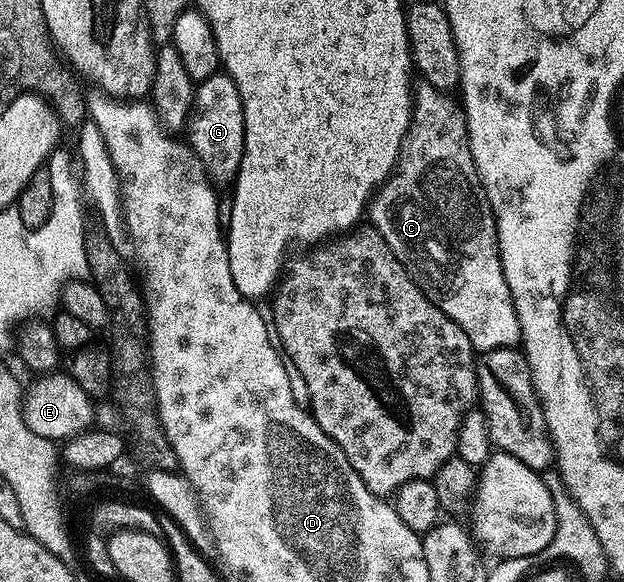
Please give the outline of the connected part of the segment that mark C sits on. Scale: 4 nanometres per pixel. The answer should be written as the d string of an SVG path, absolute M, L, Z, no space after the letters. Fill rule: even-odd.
M424 80L418 81L418 83L418 86L416 83L415 89L412 91L413 113L409 120L409 131L405 133L405 139L401 142L401 151L397 157L397 162L393 165L392 172L377 187L371 201L368 203L368 221L381 233L383 240L387 240L391 252L395 252L395 256L401 261L405 271L413 277L417 287L427 296L427 300L431 300L431 304L435 304L444 314L451 316L451 320L455 320L455 324L459 324L459 328L463 328L463 332L467 332L467 340L471 340L474 351L484 352L486 350L507 348L508 346L516 347L521 341L519 316L515 312L511 288L507 288L507 280L503 276L503 264L501 263L501 253L497 243L497 225L495 224L493 209L487 200L485 189L477 175L475 160L471 156L464 109L462 109L458 99L452 93L435 88L431 83Z

